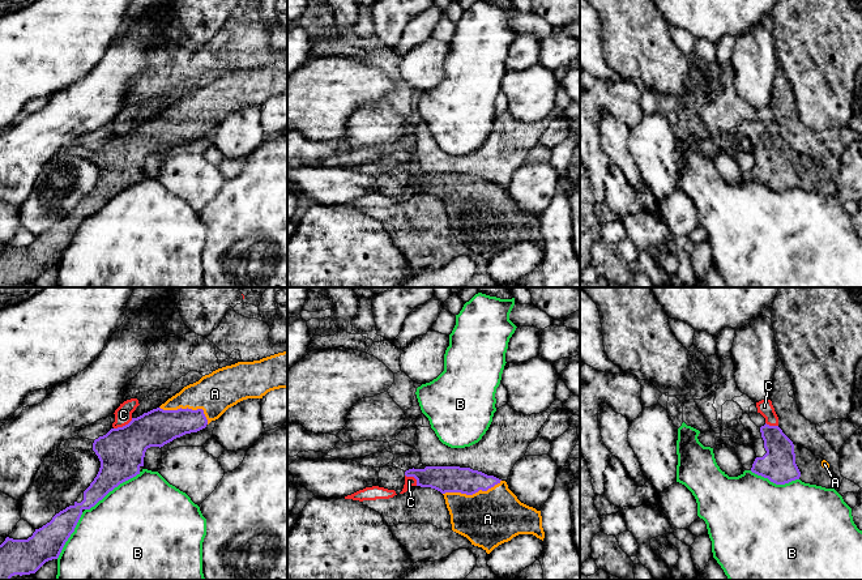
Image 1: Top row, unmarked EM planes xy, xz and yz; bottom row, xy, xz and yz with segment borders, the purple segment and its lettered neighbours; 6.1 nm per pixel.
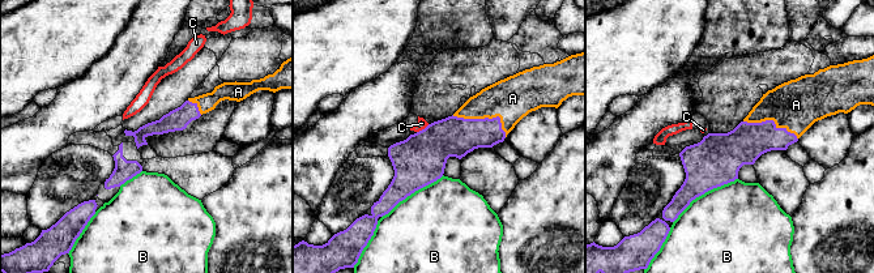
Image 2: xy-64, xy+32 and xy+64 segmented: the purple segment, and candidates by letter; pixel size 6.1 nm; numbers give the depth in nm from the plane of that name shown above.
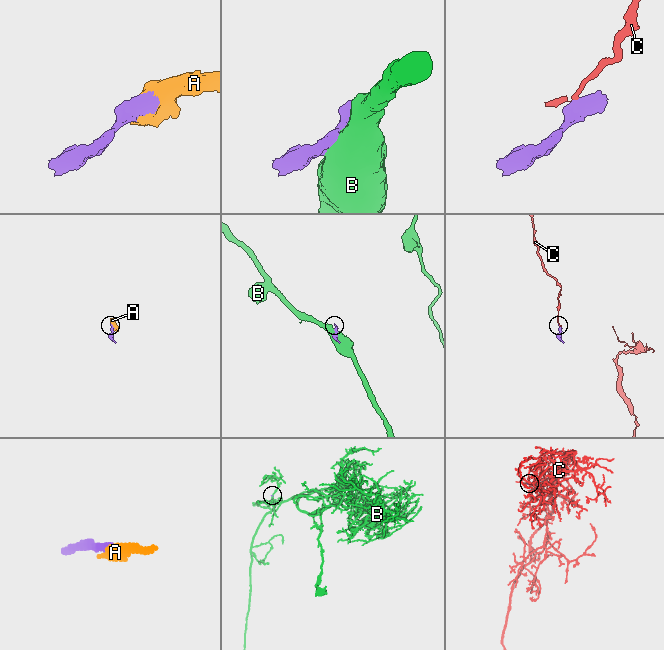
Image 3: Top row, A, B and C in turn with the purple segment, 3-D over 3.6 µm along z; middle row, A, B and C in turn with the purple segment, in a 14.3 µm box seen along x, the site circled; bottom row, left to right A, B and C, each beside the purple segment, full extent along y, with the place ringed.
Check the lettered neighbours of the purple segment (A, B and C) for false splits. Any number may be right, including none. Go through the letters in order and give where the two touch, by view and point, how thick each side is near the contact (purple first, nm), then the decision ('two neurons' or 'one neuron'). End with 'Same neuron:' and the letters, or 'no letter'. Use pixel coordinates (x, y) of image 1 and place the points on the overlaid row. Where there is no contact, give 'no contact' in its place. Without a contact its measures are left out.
A: meets purple in xz at (472, 494); 160 nm thick on the purple side, 360 nm on the other; one neuron
B: meets purple in xy at (112, 489); 280 nm thick on the purple side, 500 nm on the other; two neurons
C: meets purple in xy at (123, 426); 280 nm thick on the purple side, 110 nm on the other; two neurons
Same neuron: A

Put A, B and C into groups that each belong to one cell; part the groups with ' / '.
A / B / C

